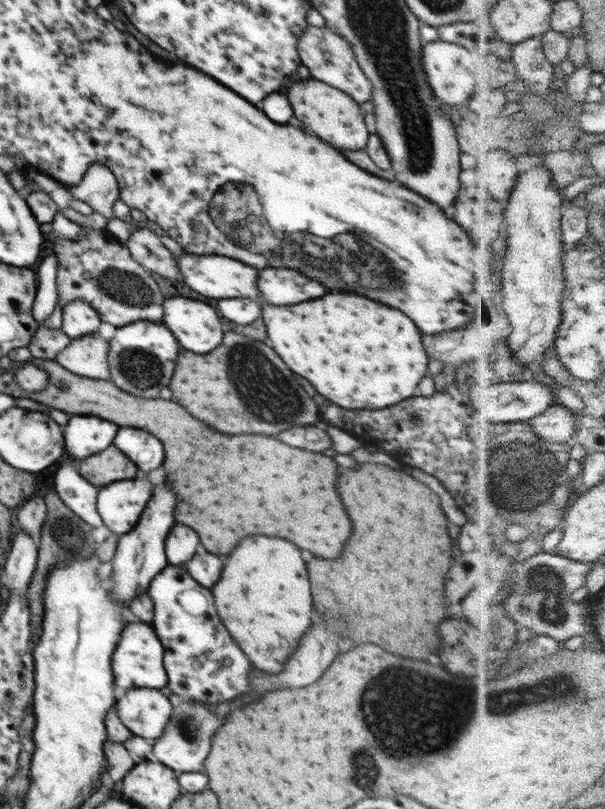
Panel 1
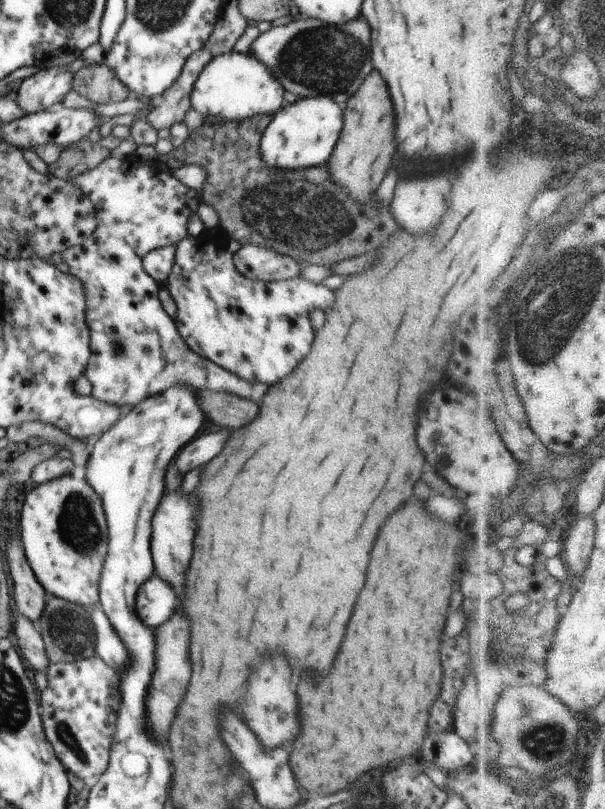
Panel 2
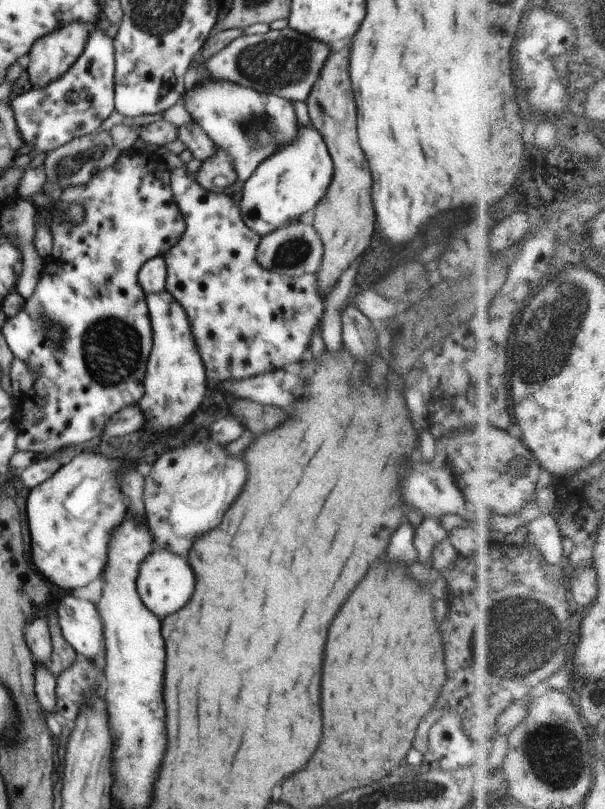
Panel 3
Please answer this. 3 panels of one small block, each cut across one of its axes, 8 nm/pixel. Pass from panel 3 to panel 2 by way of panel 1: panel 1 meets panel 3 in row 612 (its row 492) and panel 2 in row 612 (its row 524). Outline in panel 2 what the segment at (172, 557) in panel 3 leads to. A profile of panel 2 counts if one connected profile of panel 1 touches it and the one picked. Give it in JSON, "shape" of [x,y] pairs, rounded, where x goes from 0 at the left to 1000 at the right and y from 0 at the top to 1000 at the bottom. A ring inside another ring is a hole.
{"shape":[[[258,710],[231,726],[223,739],[225,759],[253,779],[288,759],[288,752],[291,752],[288,729]]]}

